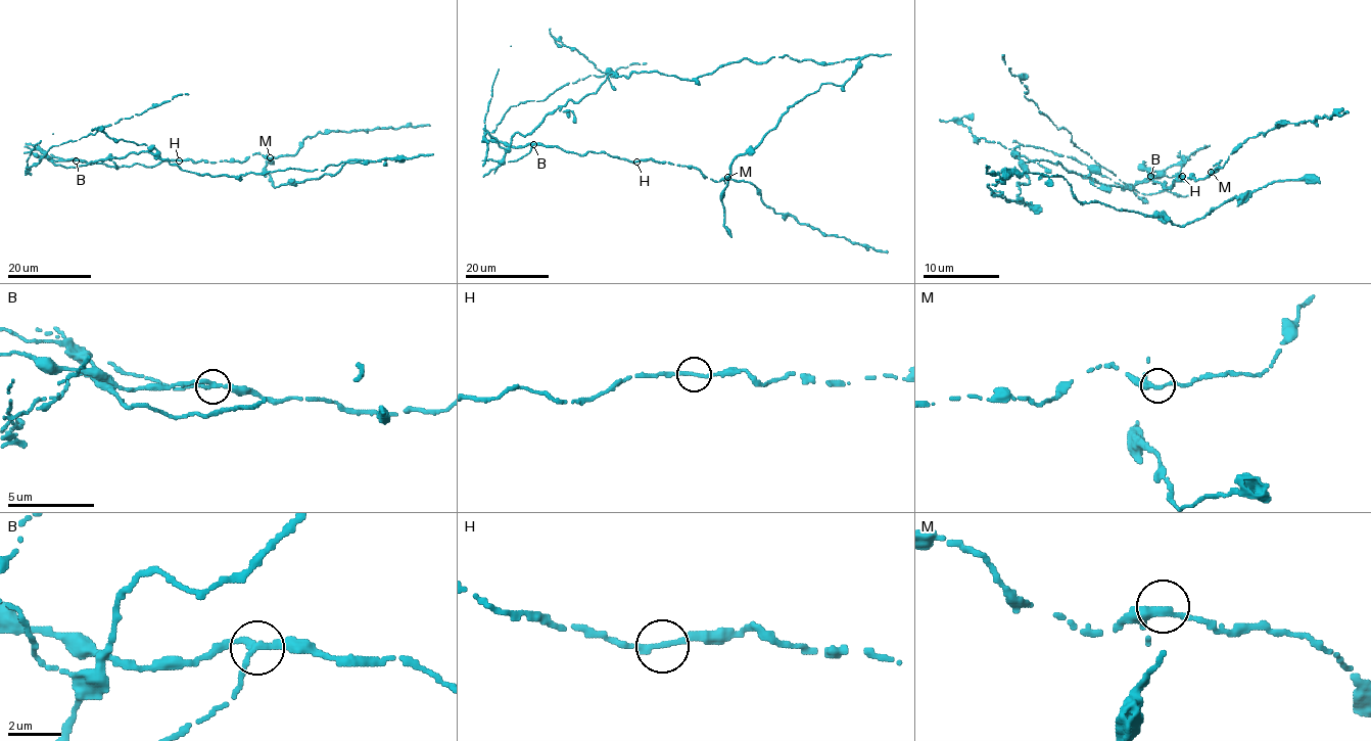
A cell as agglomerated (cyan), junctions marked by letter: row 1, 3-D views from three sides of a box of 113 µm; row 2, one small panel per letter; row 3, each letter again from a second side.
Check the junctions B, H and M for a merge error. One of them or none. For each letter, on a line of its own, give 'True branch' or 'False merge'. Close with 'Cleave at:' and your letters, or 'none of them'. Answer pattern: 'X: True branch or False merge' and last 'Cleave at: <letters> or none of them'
B: False merge
H: True branch
M: True branch
Cleave at: B

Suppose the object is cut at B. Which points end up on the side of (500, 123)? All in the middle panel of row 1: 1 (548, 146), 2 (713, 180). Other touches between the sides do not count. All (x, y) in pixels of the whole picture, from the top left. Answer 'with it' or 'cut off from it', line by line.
1: cut off from it
2: cut off from it

